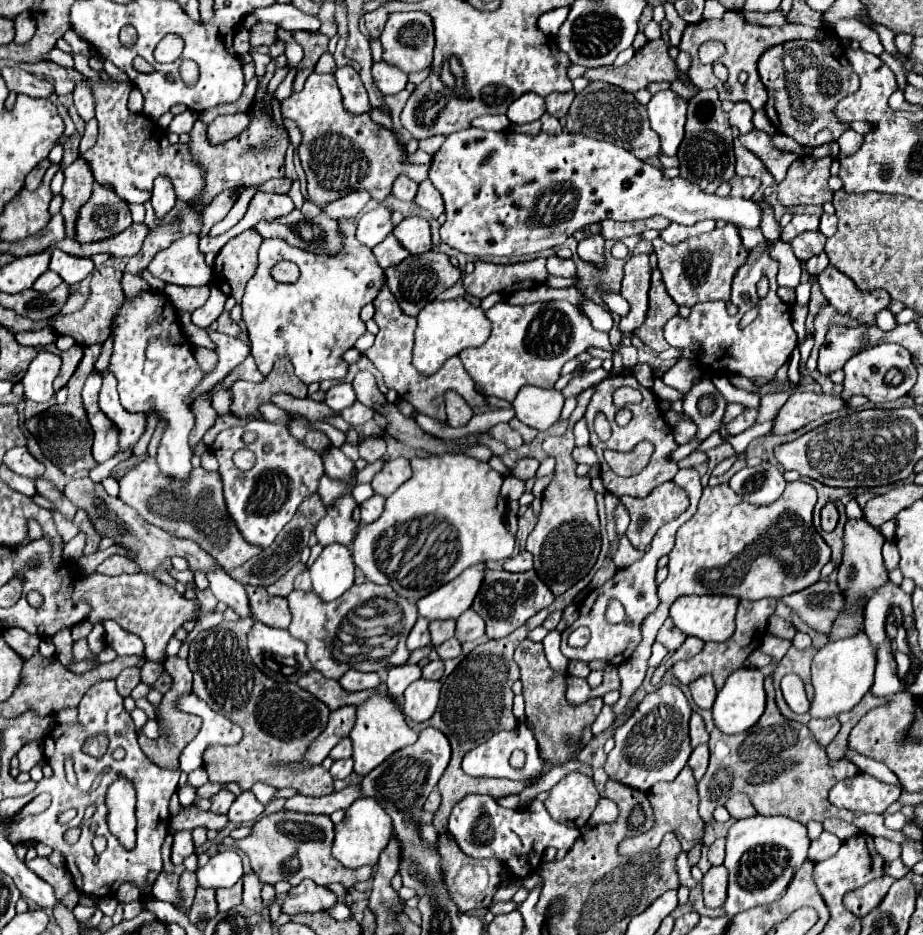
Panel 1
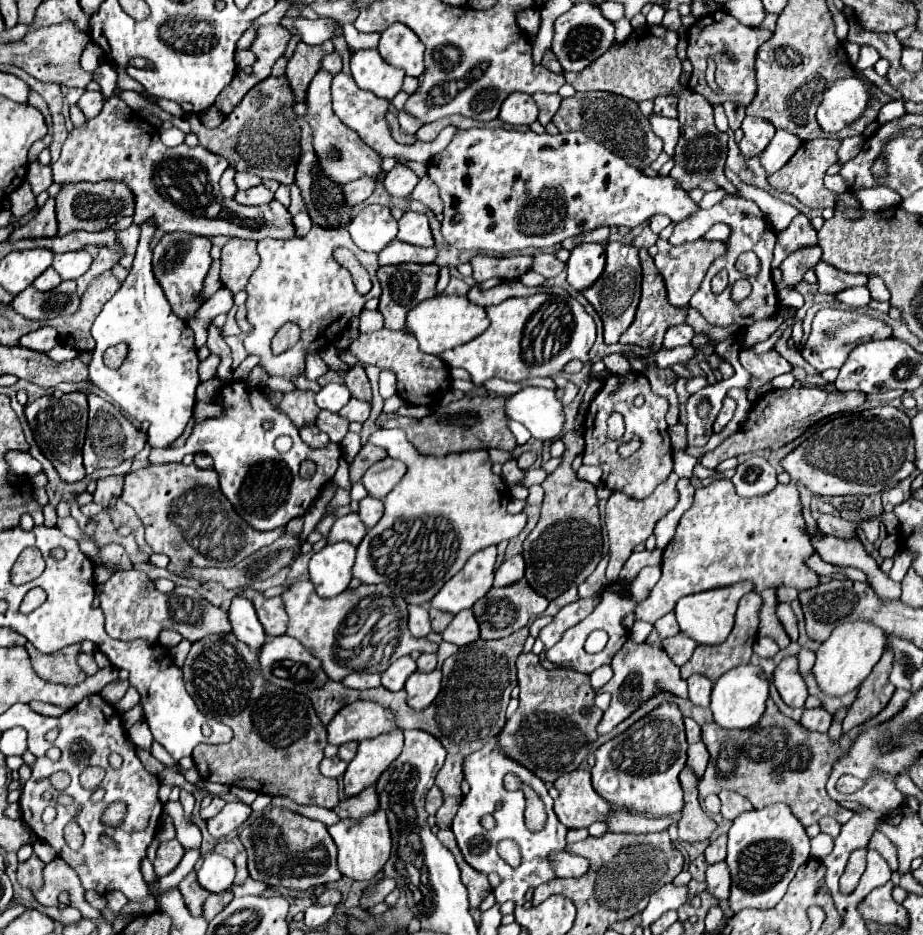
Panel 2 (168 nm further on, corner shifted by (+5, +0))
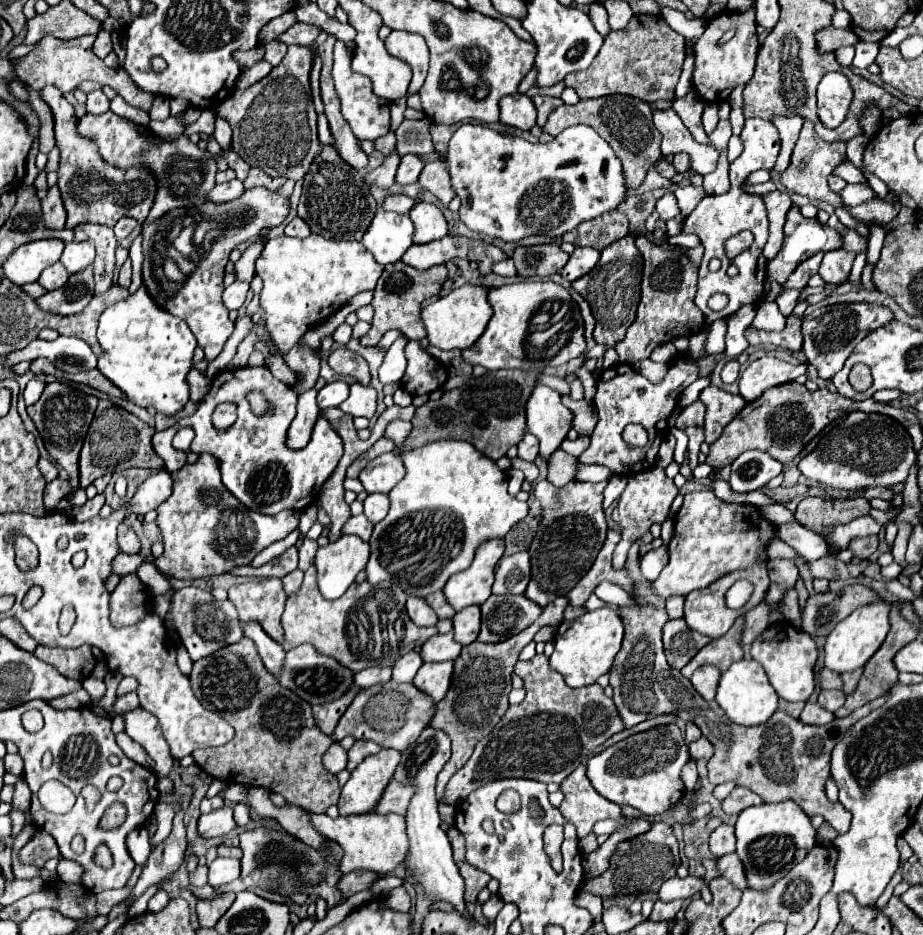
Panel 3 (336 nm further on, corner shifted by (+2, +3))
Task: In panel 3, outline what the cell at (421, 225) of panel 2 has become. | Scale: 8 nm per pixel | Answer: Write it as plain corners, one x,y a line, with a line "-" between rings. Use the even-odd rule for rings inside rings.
416,203
410,211
410,219
416,227
416,243
432,243
448,235
448,223
442,211
432,203

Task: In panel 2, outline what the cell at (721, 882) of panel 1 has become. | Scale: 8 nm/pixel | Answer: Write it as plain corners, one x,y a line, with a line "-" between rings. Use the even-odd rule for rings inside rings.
719,862
719,864
713,864
707,868
707,892
717,898
719,902
721,900
727,900
729,896
729,872
727,872
727,864
725,862

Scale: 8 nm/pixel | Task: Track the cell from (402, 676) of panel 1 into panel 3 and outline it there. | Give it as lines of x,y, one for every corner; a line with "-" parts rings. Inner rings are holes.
410,651
406,655
402,655
396,665
392,667
392,679
396,683
412,683
416,671
420,669
422,665
422,657
418,651

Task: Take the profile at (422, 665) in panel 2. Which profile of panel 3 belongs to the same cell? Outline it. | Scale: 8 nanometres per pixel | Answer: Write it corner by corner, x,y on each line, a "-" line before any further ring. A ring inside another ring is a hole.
438,633
430,637
422,645
422,659
424,661
454,661
460,655
462,645
454,641
452,633

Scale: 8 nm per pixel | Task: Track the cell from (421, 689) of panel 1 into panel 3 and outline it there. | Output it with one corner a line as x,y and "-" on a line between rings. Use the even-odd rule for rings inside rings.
444,661
444,663
424,663
416,677
414,685
428,693
436,703
442,701
450,689
450,679
452,679
452,669
454,661

